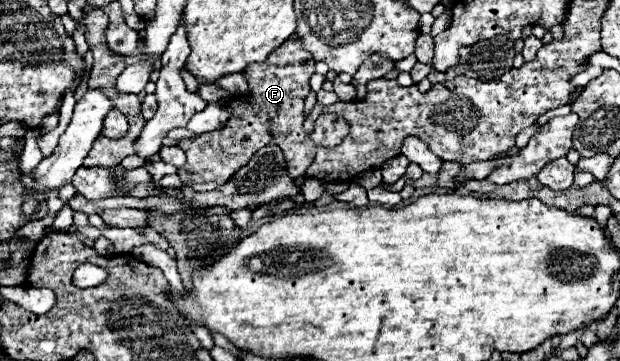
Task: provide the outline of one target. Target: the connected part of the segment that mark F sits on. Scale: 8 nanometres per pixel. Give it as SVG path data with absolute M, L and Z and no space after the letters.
M294 34L290 36L280 48L276 48L264 62L250 64L244 70L244 76L250 84L250 94L244 96L244 102L228 102L228 110L232 112L232 118L222 126L220 130L200 134L192 140L180 140L180 148L186 152L188 160L178 170L178 176L184 186L194 188L196 192L206 192L222 186L228 182L236 170L240 170L248 160L268 144L278 144L286 158L286 170L292 178L302 176L308 166L312 164L316 156L318 146L334 146L344 140L348 132L348 124L344 118L338 122L336 130L336 142L334 138L328 138L328 142L322 142L318 134L304 132L304 100L310 90L310 76L316 72L314 68L316 60L312 54L308 54L300 38Z

